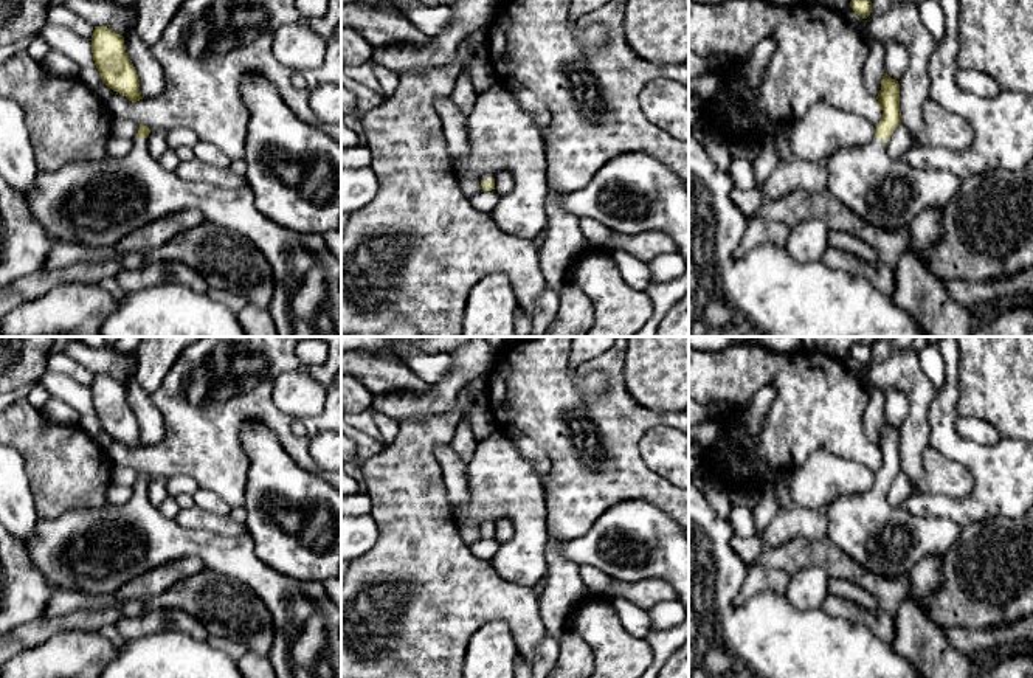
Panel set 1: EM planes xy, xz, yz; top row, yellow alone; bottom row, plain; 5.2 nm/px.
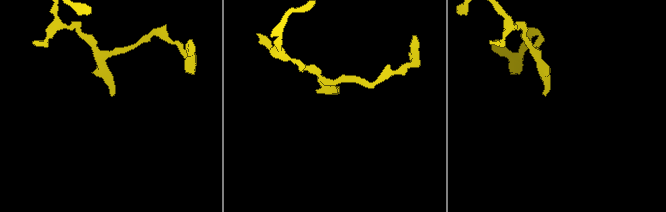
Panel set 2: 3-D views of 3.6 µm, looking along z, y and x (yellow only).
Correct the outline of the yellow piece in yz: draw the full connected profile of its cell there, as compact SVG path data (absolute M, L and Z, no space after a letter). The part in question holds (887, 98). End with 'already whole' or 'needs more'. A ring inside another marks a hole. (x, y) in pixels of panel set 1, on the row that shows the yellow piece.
M886 73L876 99L883 118L875 138L869 144L838 149L825 158L827 189L875 227L909 228L923 209L946 209L962 180L945 169L892 158L886 143L901 124L898 81Z; needs more

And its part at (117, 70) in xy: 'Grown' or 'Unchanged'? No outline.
Unchanged

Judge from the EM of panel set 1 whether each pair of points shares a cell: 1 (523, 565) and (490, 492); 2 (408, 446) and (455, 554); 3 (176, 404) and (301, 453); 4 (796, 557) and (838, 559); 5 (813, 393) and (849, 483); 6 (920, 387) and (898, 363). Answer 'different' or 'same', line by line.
1: same
2: same
3: same
4: same
5: different
6: same

